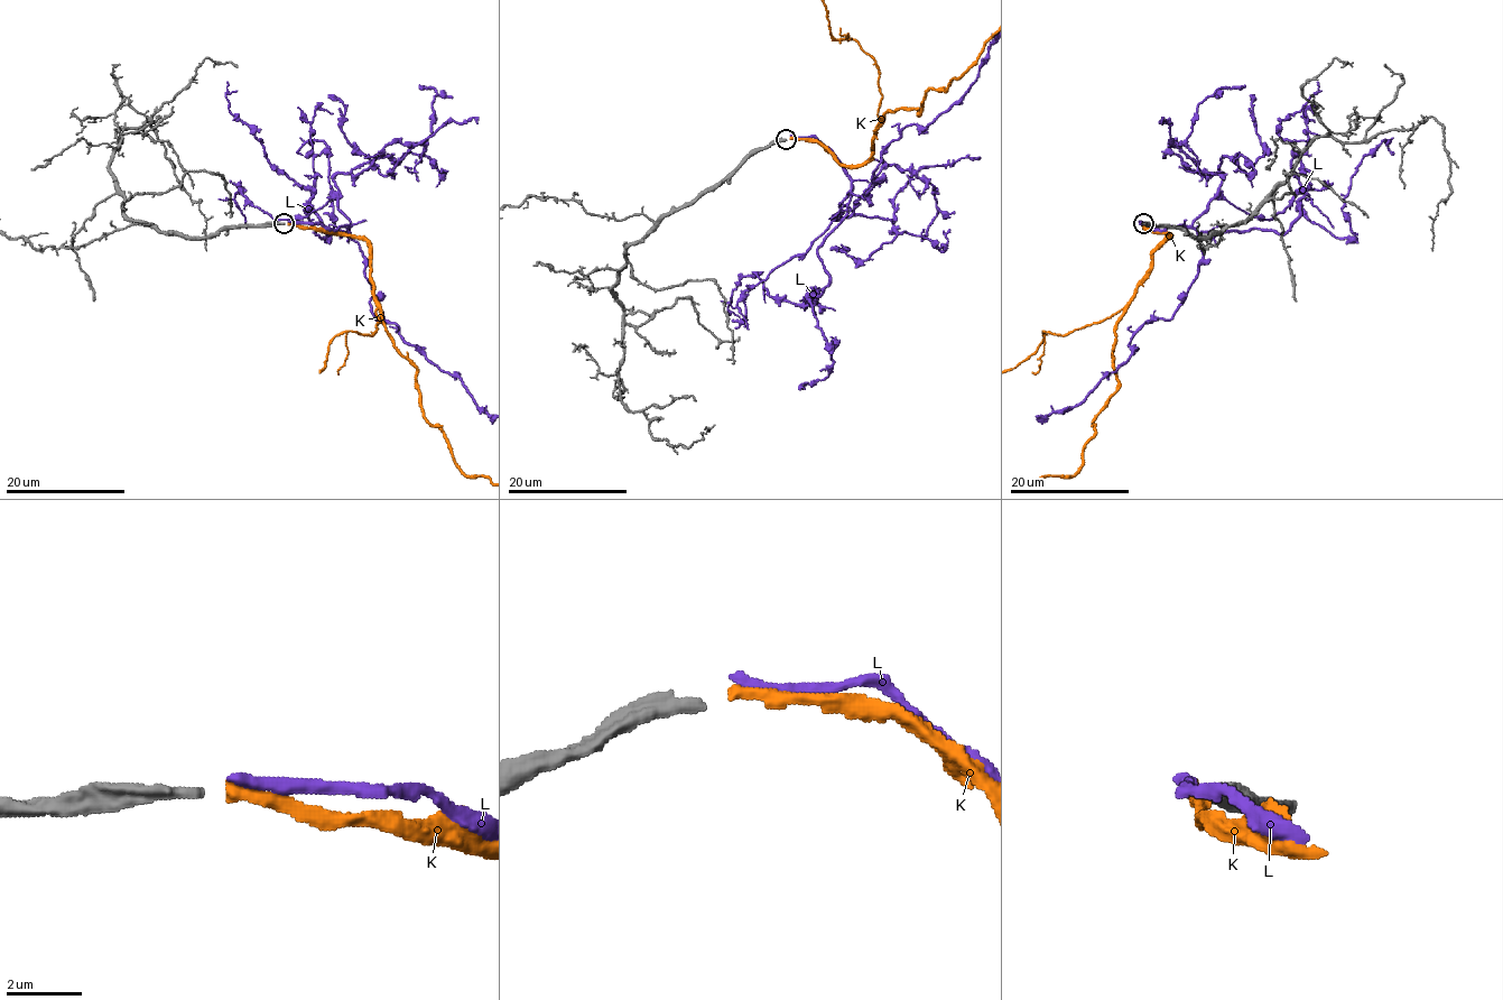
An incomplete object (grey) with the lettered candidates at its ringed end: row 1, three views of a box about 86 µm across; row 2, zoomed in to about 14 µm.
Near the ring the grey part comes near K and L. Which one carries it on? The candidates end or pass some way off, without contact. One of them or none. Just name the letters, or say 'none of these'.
K

